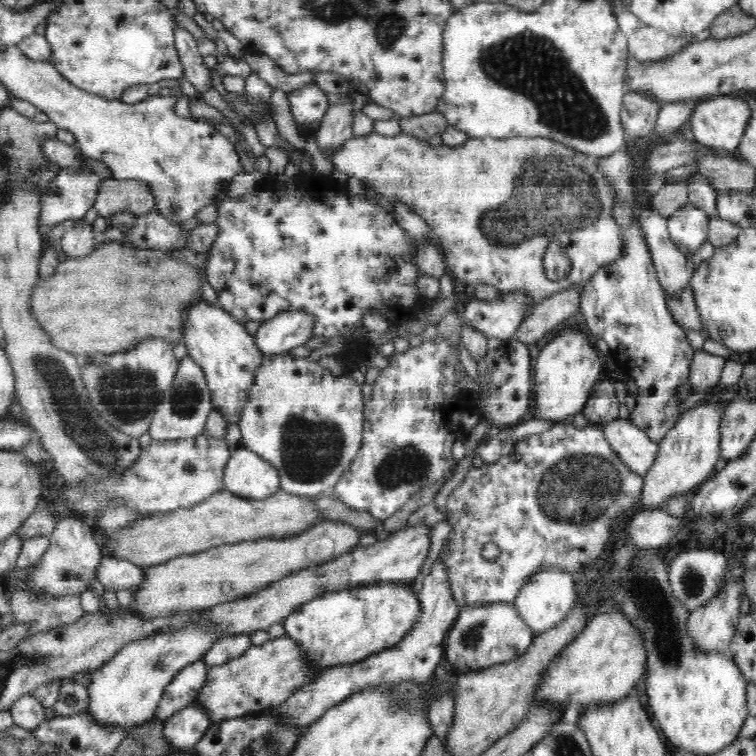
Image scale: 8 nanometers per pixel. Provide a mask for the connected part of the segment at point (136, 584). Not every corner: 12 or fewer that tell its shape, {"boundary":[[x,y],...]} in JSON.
{"boundary":[[101,559],[98,582],[108,591],[138,592],[144,569]]}

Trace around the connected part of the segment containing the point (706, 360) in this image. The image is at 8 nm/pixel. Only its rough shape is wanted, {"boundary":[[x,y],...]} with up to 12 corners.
{"boundary":[[694,351],[689,383],[696,398],[720,381],[722,356]]}

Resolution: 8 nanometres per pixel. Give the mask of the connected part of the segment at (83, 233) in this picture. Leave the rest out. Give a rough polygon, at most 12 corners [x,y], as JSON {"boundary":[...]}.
{"boundary":[[74,221],[59,240],[69,260],[86,258],[97,247],[93,224]]}

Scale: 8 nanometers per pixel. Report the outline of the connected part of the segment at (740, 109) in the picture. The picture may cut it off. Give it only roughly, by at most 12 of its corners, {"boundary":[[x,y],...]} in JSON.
{"boundary":[[738,97],[695,107],[696,142],[736,152],[754,115]]}

